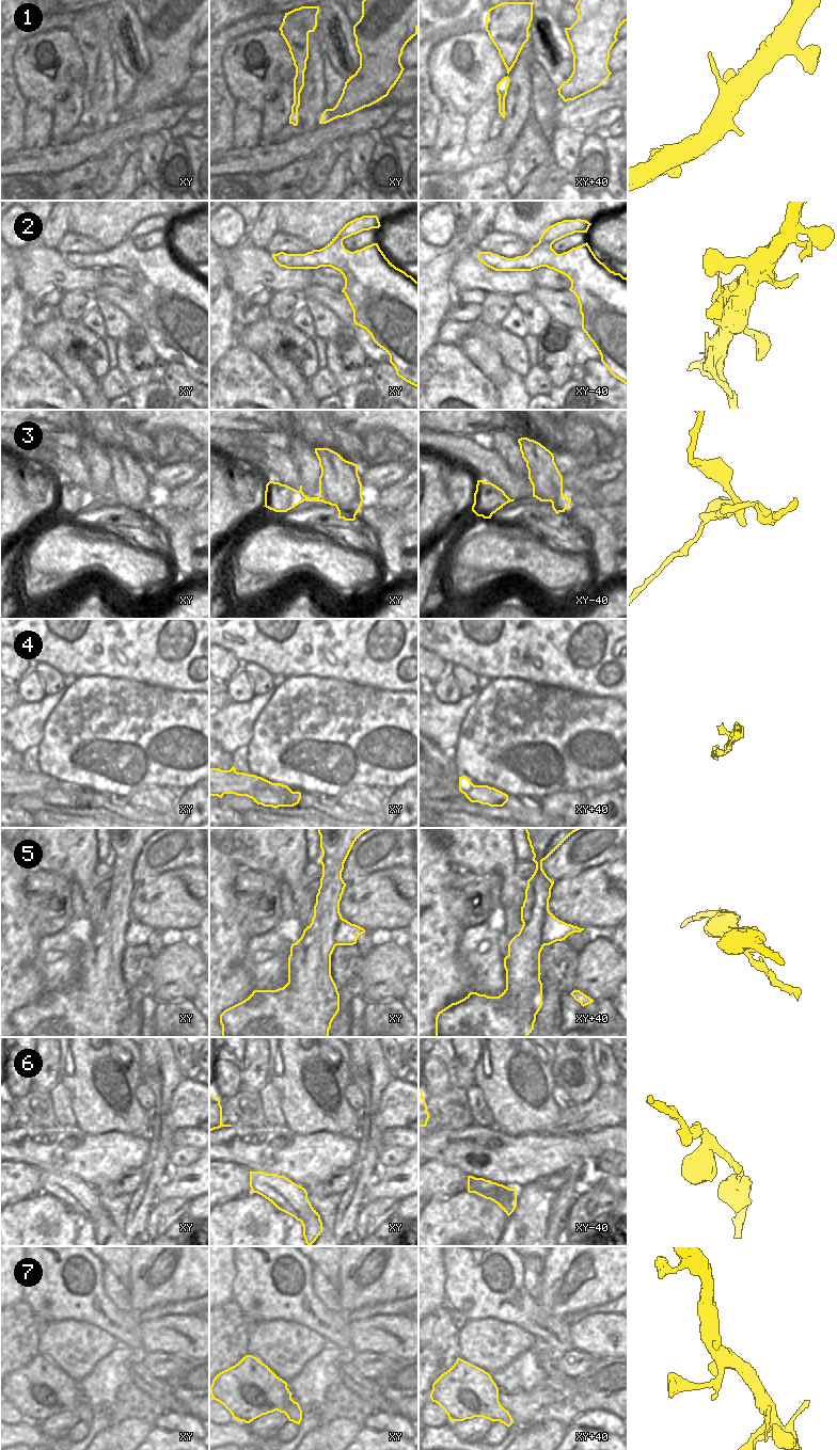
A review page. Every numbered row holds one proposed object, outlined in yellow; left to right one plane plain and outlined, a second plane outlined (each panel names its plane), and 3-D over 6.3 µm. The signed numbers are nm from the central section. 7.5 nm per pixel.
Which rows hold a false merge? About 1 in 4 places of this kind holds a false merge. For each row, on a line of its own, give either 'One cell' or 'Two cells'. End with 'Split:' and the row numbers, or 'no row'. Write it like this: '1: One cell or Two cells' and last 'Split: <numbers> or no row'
1: One cell
2: One cell
3: Two cells
4: One cell
5: Two cells
6: One cell
7: One cell
Split: 3, 5.

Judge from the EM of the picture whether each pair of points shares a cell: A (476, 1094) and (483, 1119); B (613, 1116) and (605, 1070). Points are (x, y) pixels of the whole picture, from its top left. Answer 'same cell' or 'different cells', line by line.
A: same cell
B: different cells

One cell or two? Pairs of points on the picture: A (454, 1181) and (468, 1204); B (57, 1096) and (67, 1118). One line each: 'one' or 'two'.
A: two
B: one

